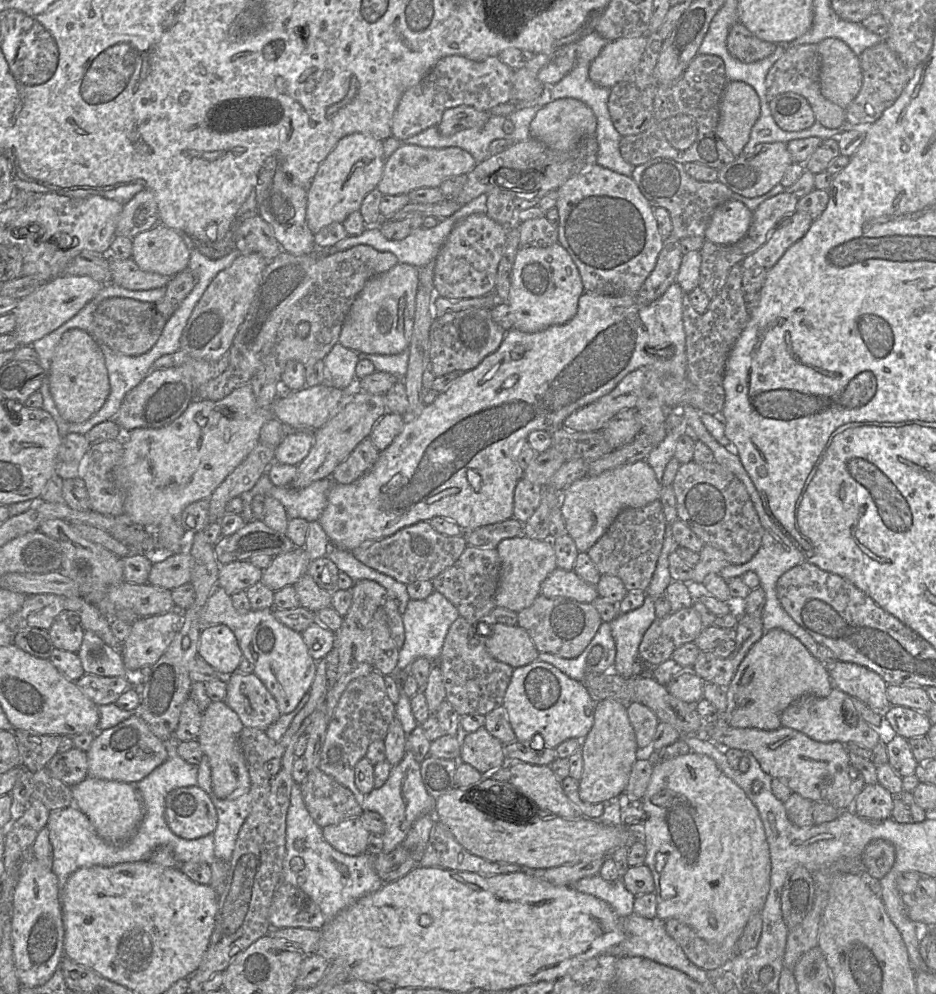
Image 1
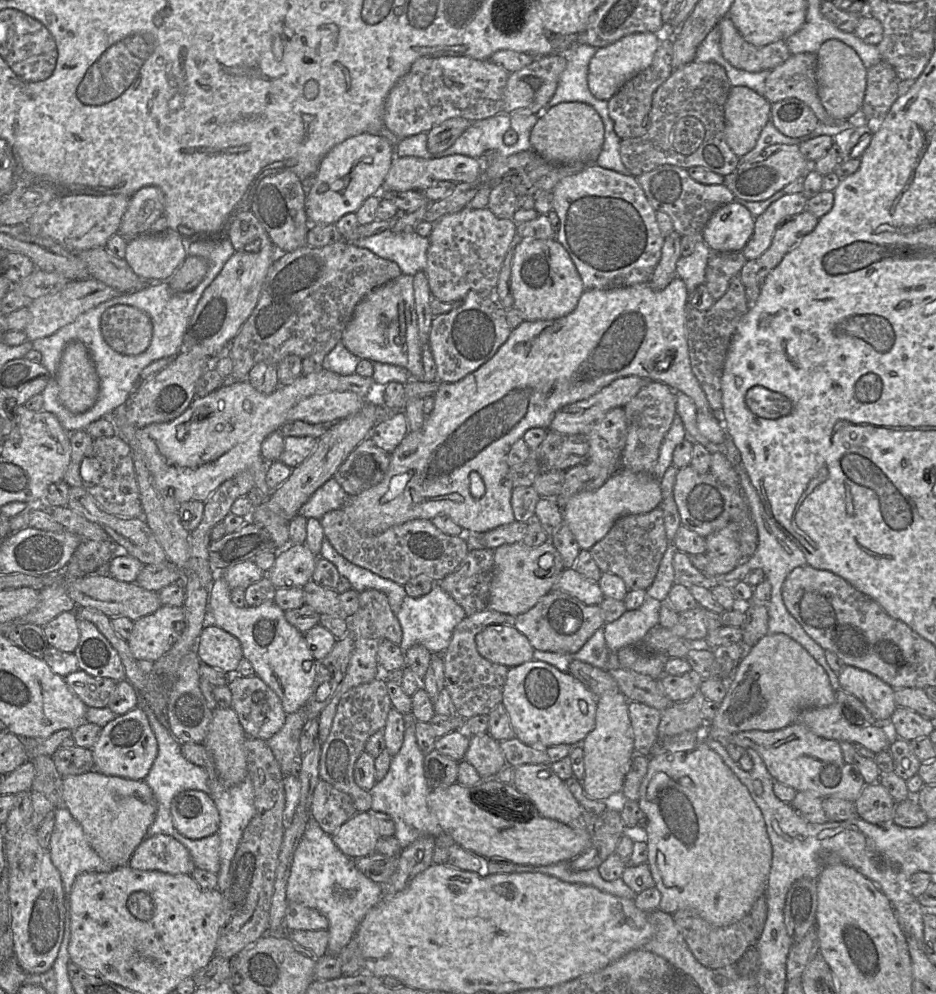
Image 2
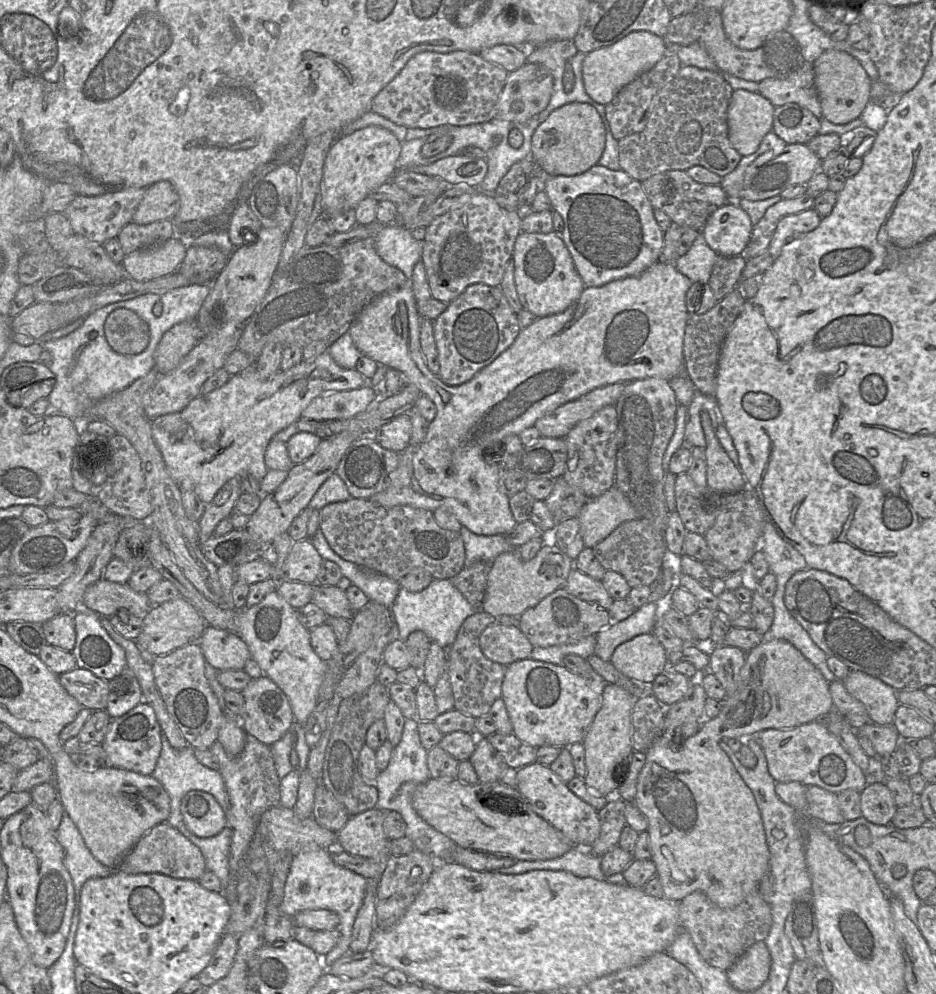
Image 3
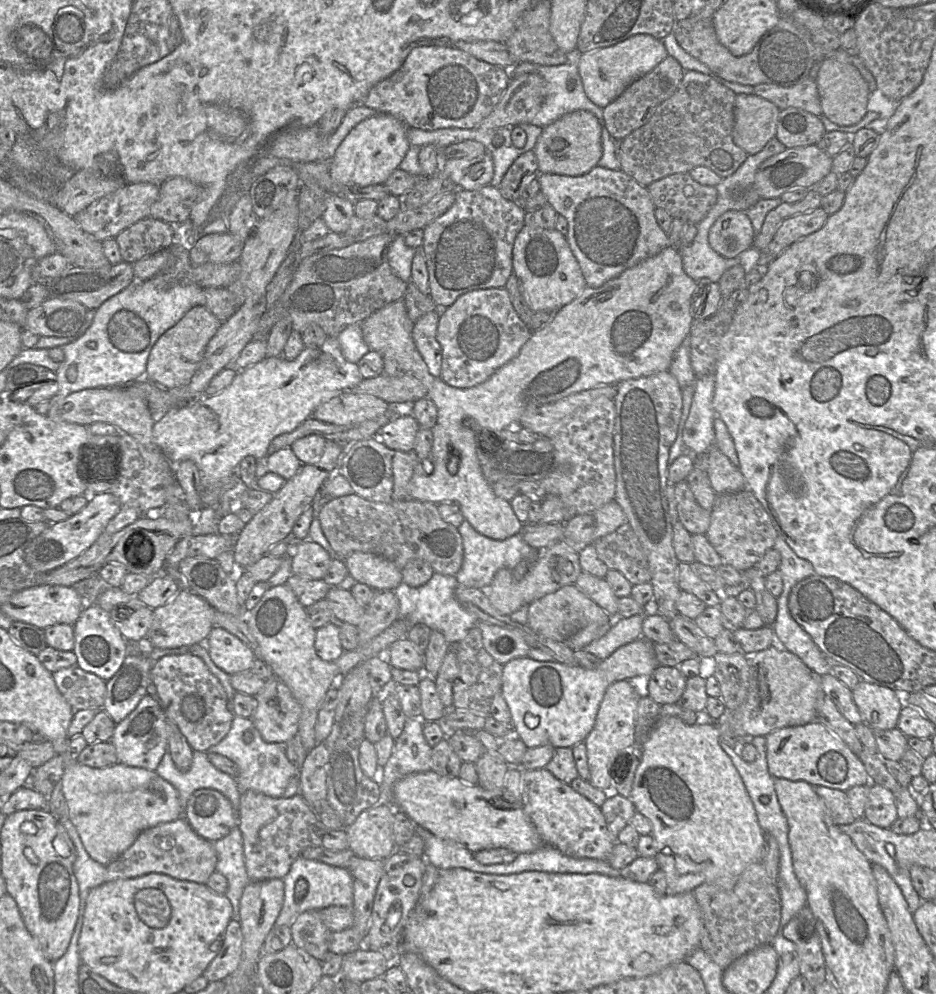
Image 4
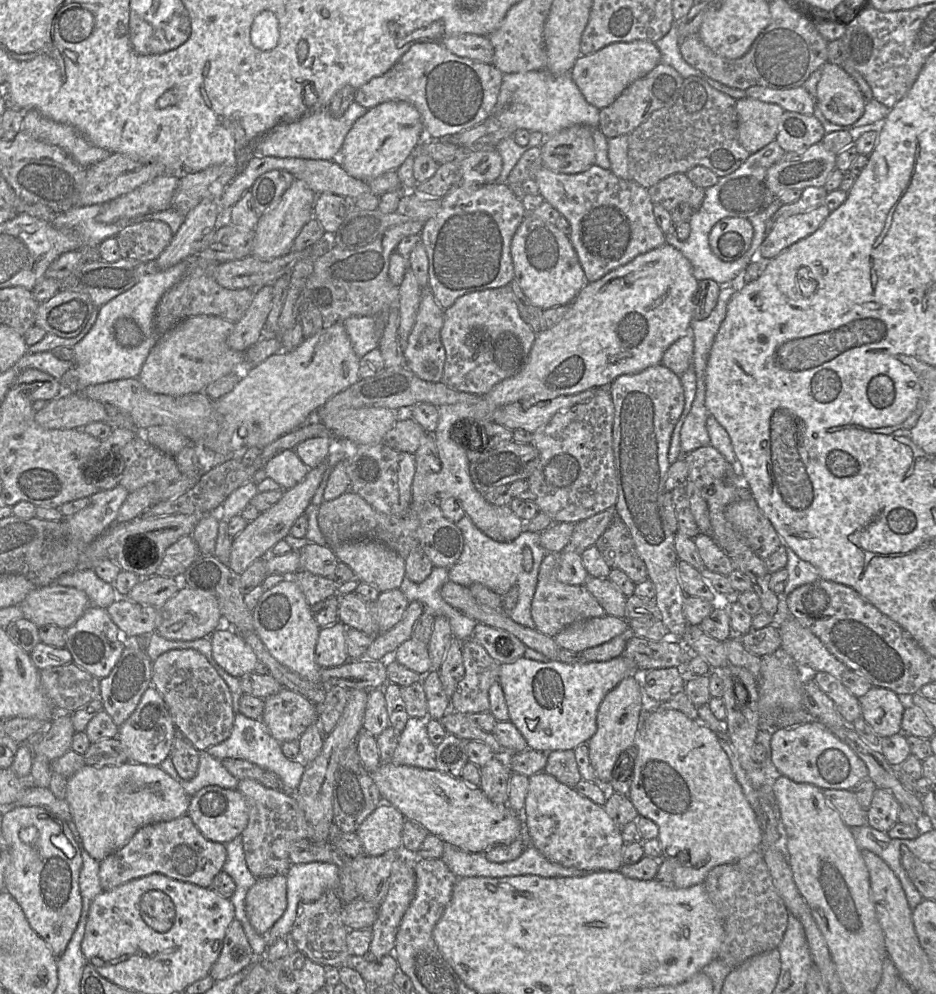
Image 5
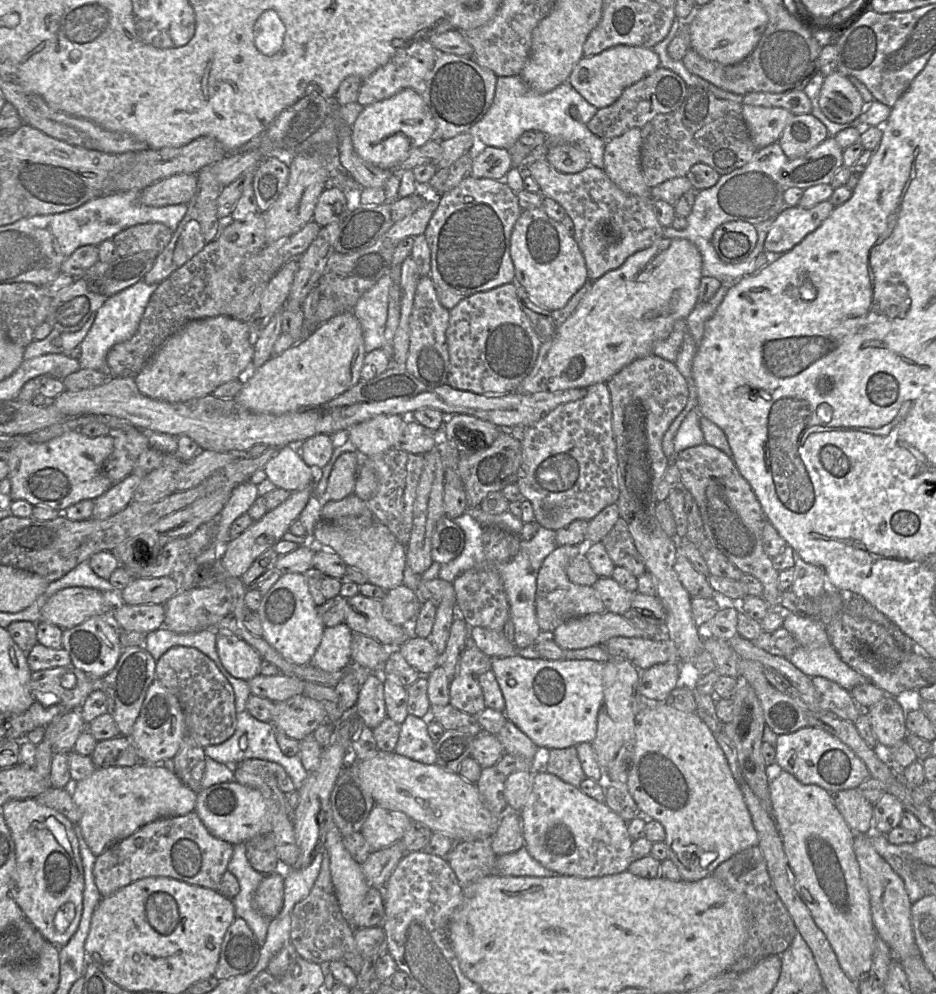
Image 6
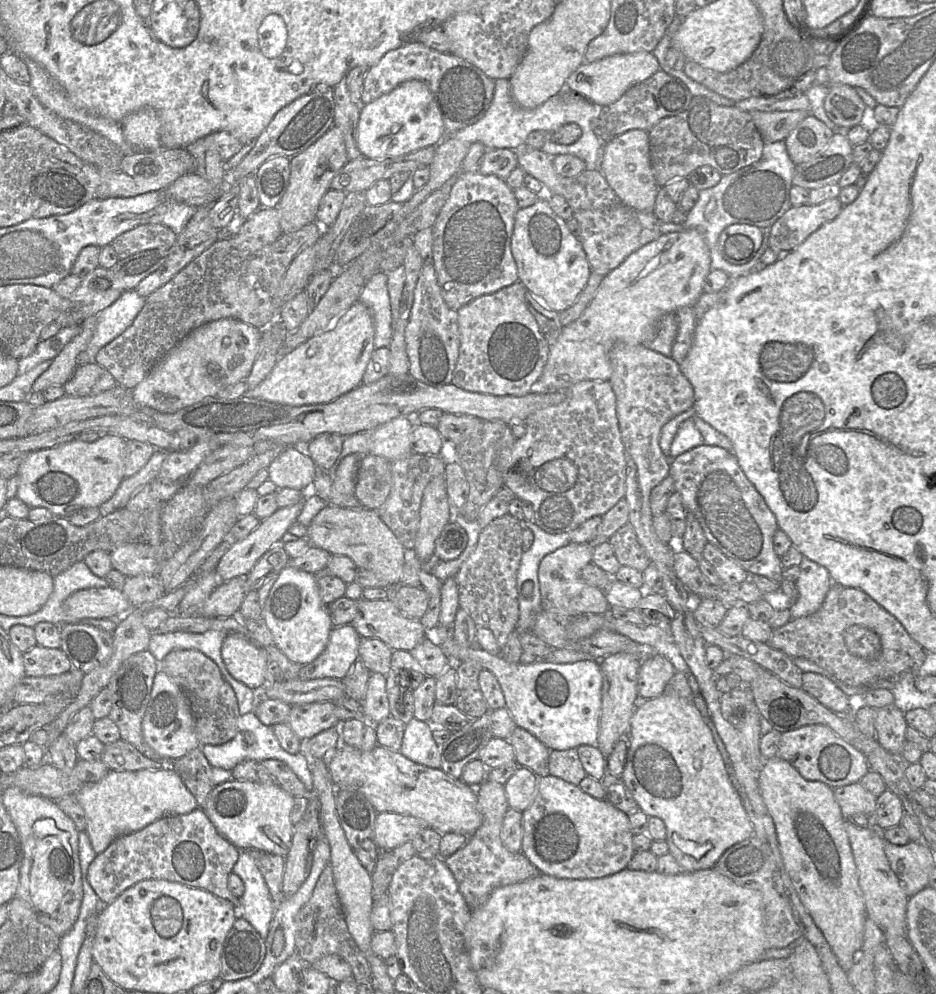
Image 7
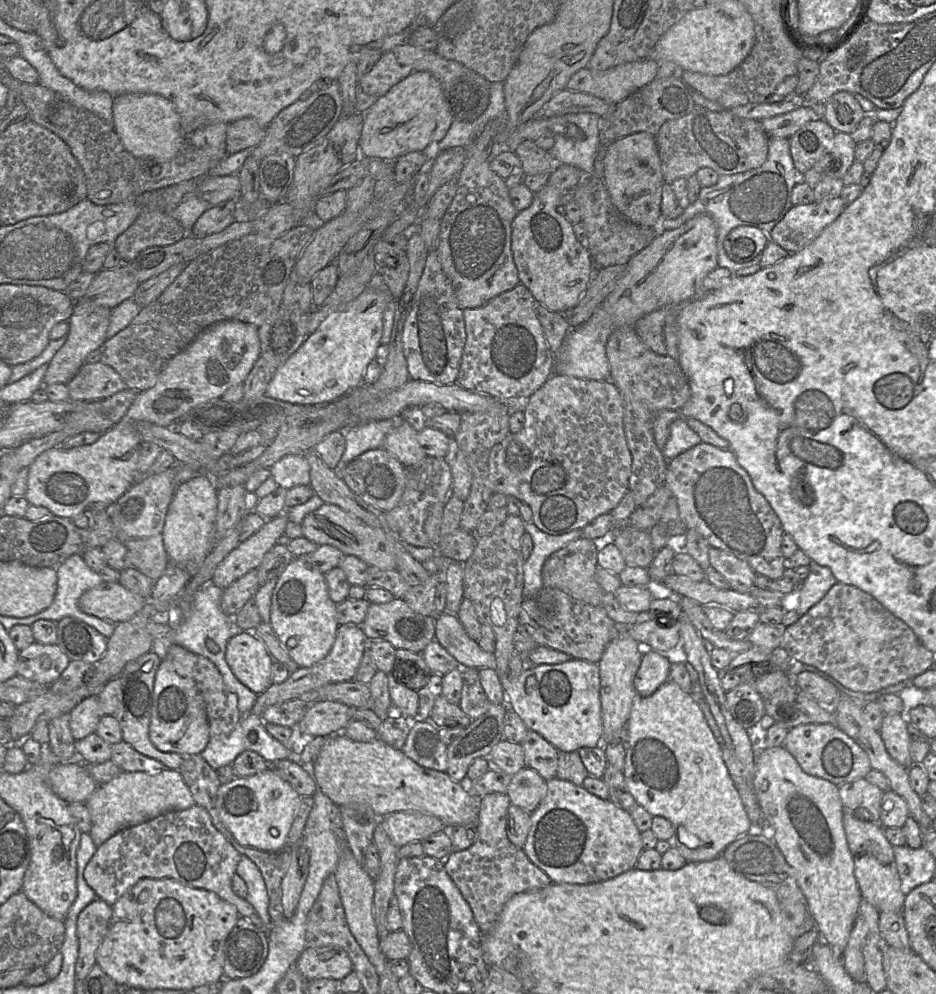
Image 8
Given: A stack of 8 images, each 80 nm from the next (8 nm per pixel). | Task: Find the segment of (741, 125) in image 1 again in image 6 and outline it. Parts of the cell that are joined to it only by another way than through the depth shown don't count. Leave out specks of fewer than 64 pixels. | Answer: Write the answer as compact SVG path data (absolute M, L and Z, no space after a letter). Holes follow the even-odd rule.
M742 104L742 115L757 149L778 142L793 116L790 111L784 108L746 104Z

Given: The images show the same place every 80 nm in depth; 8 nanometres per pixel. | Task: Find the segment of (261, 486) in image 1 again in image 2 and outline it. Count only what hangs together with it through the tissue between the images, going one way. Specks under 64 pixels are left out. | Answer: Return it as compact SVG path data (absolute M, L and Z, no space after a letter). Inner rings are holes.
M334 477L319 487L310 499L300 508L299 514L320 520L327 512L340 509L346 503L348 495Z

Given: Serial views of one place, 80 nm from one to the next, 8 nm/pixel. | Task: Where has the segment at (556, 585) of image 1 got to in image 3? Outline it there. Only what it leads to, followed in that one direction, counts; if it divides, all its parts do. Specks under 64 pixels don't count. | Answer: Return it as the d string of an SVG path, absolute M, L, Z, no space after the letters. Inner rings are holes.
M575 568L569 573L563 588L581 600L597 603L605 610L609 610L614 601L601 580L596 580Z

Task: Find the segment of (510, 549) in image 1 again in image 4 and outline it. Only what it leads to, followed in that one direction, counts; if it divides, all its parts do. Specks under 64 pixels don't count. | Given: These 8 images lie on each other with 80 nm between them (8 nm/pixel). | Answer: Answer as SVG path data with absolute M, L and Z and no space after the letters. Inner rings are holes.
M557 541L542 550L541 555L521 580L516 580L512 570L502 568L496 572L492 582L486 588L491 605L504 615L510 615L522 606L529 605L543 596L553 593L563 586L574 584L582 572L579 553L563 541Z

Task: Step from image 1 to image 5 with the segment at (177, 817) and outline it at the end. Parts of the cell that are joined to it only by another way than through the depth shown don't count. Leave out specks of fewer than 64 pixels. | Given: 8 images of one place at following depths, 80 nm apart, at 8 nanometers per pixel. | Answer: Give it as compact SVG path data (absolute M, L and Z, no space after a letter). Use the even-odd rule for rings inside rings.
M216 785L202 788L191 798L187 815L205 838L223 844L241 836L248 824L248 808L244 796L237 789L224 789Z

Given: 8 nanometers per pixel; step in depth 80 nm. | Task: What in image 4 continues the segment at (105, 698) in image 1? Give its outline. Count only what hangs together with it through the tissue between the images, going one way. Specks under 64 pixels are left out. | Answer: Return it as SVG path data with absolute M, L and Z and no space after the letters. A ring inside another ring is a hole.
M77 665L57 670L52 675L59 692L75 711L103 708L105 680Z

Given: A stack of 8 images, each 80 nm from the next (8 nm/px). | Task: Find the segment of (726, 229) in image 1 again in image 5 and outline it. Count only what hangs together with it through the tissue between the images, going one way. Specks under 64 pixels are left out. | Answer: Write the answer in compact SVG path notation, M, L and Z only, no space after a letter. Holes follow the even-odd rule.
M727 217L718 221L709 233L709 245L722 261L733 262L750 248L754 229L748 219Z

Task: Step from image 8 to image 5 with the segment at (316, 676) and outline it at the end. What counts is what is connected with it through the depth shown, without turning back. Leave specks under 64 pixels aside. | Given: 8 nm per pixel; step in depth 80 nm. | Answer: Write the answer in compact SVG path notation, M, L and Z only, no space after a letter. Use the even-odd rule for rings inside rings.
M339 621L320 629L315 648L315 661L320 667L338 667L349 661L345 641L346 629Z

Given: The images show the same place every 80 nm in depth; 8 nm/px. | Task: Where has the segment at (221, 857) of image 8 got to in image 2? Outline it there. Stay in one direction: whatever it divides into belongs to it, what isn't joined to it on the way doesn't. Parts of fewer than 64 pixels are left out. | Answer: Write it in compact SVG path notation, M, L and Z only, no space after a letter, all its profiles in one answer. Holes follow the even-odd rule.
M163 834L146 836L131 855L128 866L171 875L191 875L196 868L186 847L173 837Z

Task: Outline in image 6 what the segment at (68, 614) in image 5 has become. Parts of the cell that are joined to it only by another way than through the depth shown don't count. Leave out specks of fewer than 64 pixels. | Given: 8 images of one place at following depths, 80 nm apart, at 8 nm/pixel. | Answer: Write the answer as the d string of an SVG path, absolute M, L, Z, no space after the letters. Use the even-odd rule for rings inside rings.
M68 587L47 599L41 609L41 622L69 629L92 616L110 615L112 609L121 602L120 593L111 596L96 588Z

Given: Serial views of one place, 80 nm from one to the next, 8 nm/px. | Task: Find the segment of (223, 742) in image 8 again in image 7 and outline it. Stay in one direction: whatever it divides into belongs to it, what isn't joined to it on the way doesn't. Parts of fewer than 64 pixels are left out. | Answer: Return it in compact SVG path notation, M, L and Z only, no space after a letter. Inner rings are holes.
M250 712L240 715L238 719L238 733L230 741L221 745L201 745L203 754L212 767L222 768L231 771L236 765L243 761L255 760L264 761L277 759L285 762L303 782L307 791L313 792L312 774L308 768L308 761L303 753L290 754L285 751L276 738L273 728L263 724L255 713Z

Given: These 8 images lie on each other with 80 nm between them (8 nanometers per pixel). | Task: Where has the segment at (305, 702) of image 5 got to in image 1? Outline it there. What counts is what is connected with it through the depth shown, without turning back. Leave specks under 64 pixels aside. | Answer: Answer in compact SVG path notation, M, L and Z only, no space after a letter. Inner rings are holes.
M236 671L229 675L224 702L239 716L244 727L266 731L281 715L275 698L254 673L243 674Z

